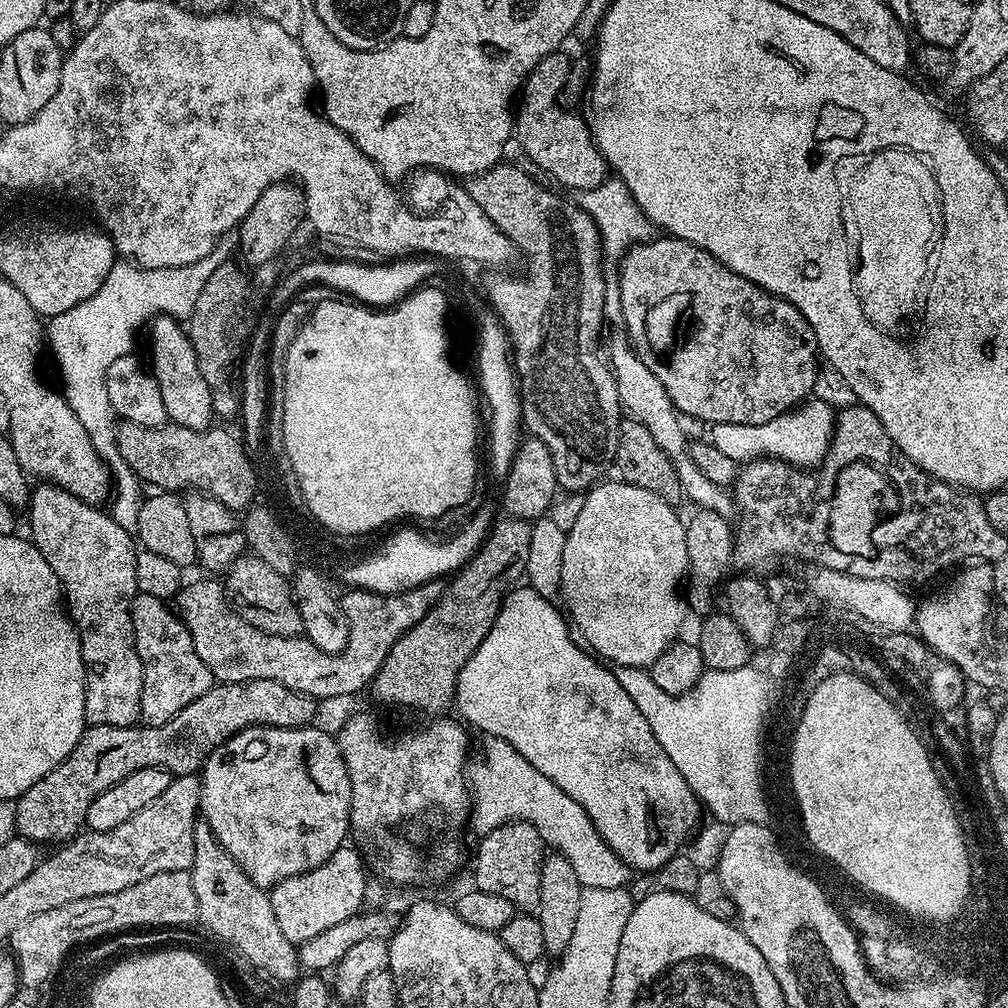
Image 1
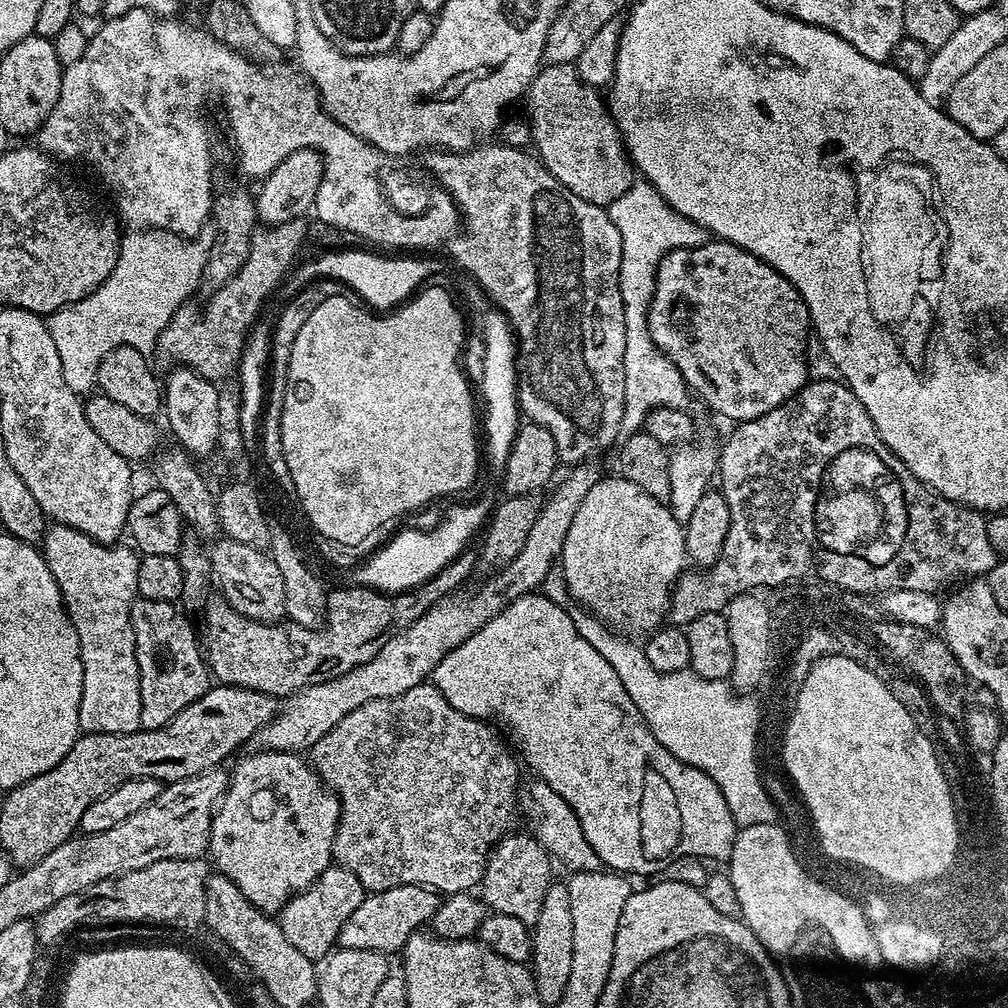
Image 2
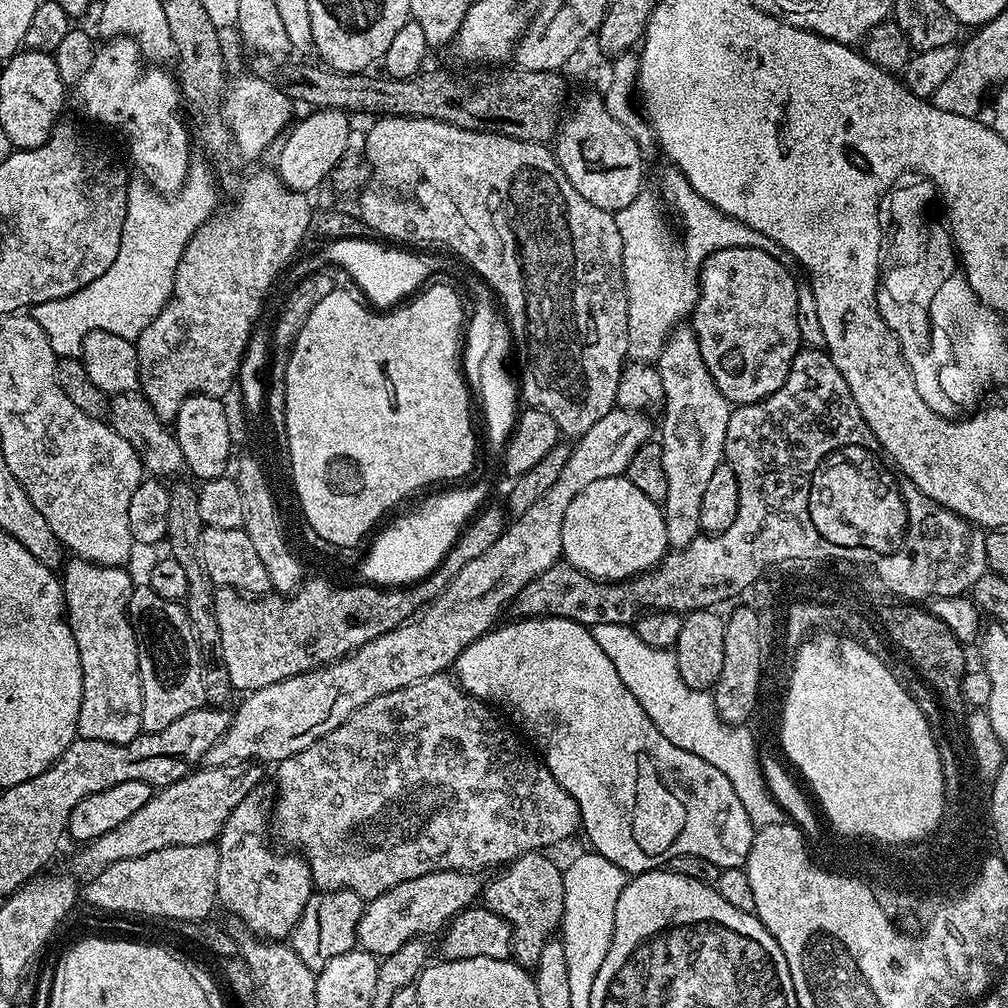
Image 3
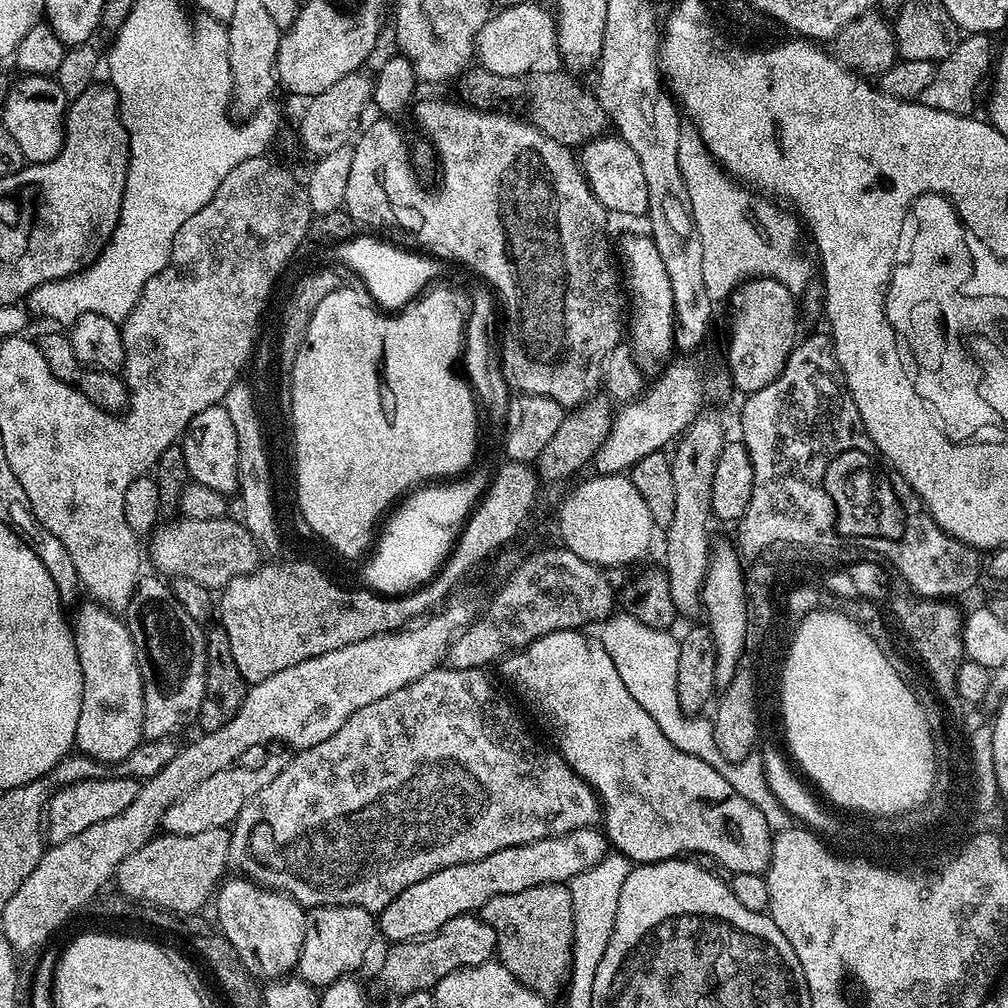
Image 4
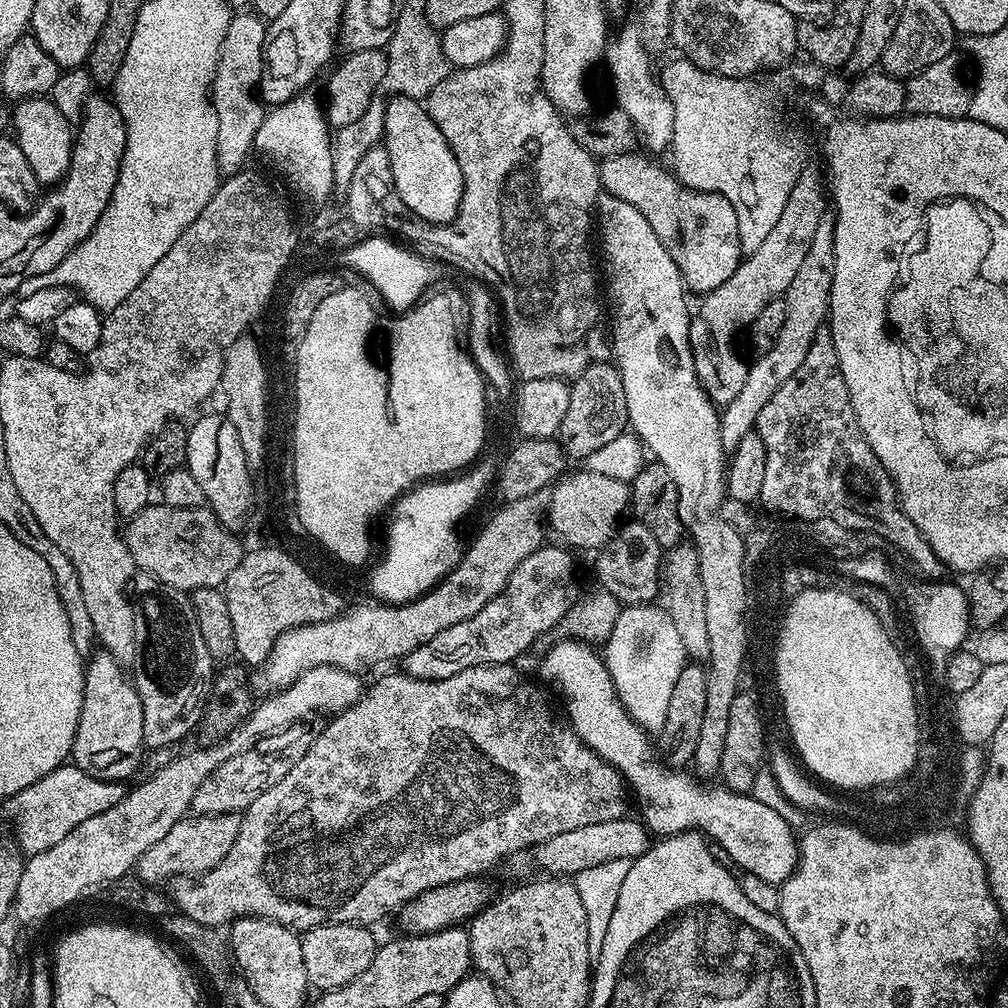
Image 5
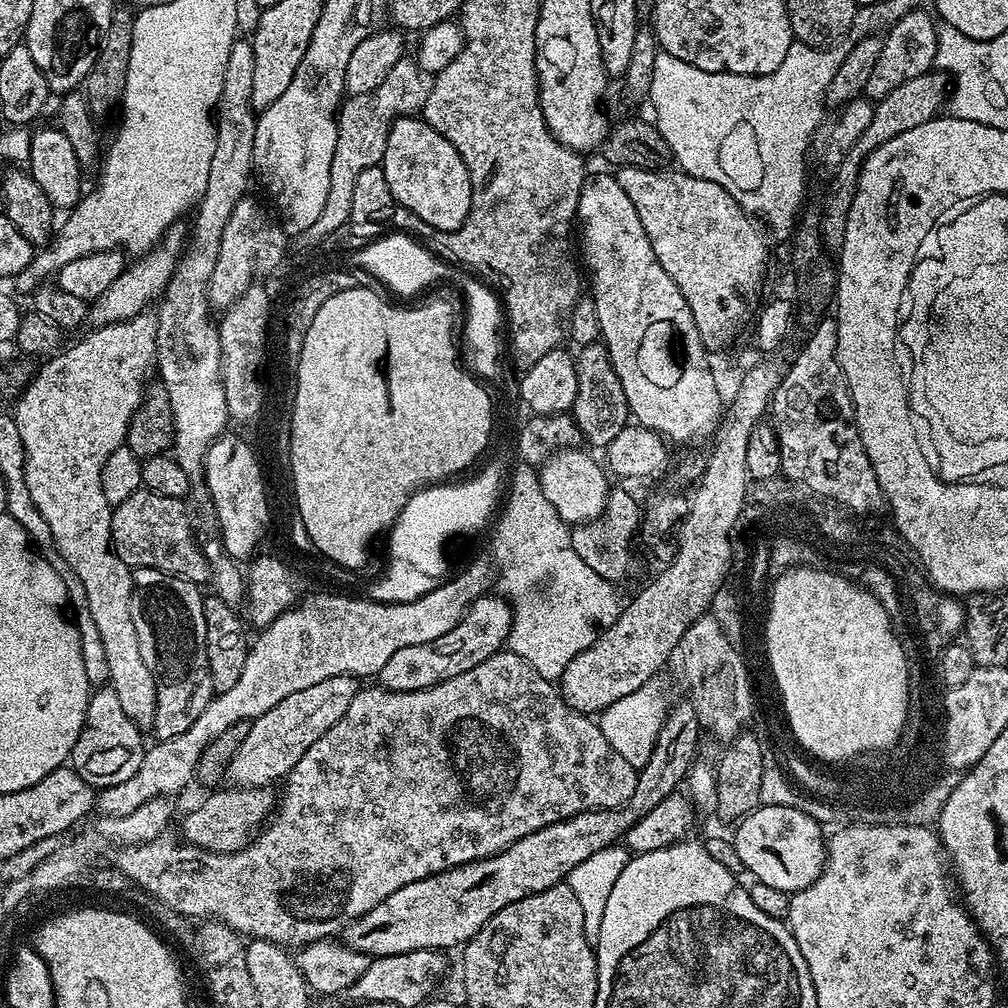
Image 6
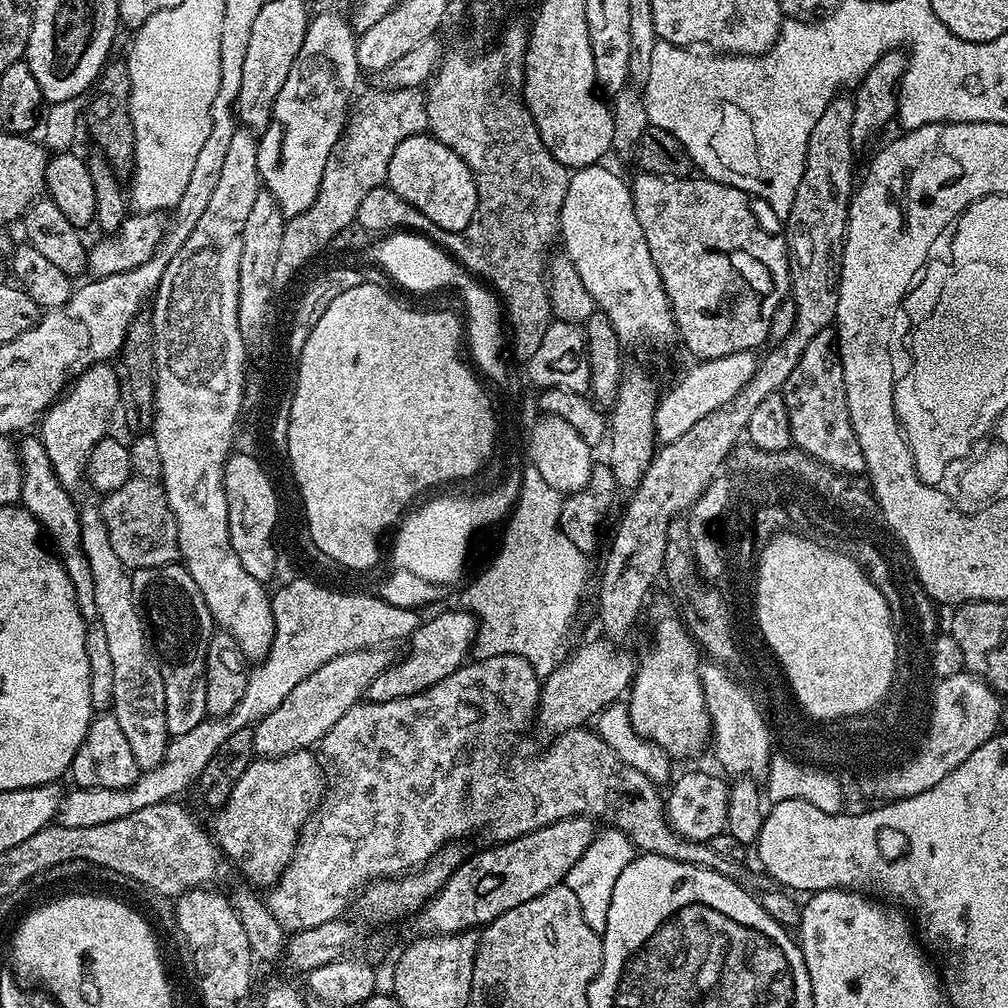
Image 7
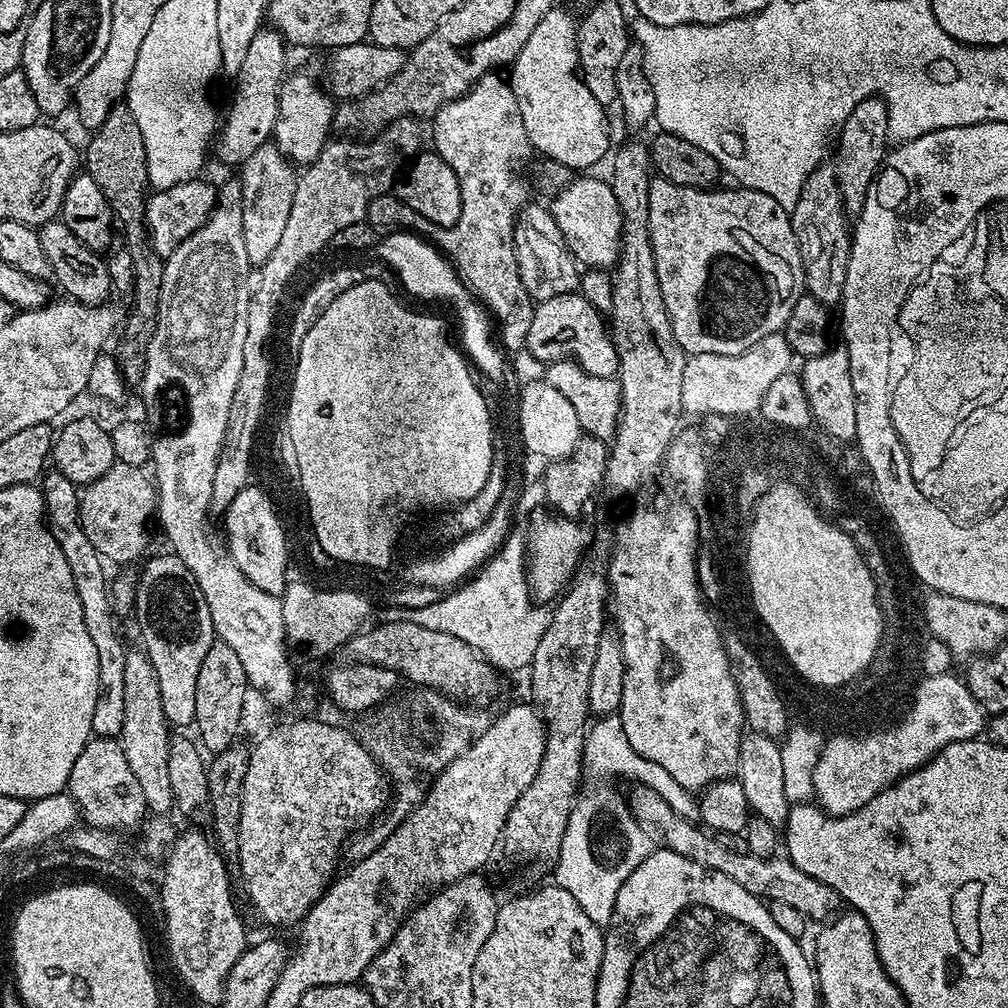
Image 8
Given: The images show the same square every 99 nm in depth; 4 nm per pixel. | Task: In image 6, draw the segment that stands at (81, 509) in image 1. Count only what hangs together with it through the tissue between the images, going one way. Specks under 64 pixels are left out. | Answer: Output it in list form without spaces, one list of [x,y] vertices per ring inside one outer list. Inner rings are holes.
[[[105,686],[95,689],[88,697],[86,718],[78,734],[78,742],[74,742],[72,747],[70,767],[94,790],[118,786],[118,782],[126,782],[126,778],[142,766],[146,743],[140,736],[143,736],[142,729],[126,718],[126,710],[122,710],[113,688]]]

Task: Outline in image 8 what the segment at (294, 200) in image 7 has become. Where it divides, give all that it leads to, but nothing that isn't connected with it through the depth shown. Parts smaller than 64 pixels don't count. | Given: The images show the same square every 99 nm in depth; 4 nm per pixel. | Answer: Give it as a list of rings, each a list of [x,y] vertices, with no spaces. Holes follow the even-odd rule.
[[[296,72],[280,85],[280,105],[274,143],[283,156],[287,156],[296,166],[308,166],[316,160],[325,144],[330,140],[328,130],[332,126],[331,95],[324,96],[325,89],[308,72]]]

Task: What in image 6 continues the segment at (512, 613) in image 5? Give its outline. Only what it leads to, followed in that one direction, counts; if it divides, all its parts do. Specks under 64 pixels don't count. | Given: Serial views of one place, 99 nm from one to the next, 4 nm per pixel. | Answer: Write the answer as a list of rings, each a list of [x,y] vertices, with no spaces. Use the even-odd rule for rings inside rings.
[[[499,594],[479,596],[472,603],[467,616],[458,622],[458,626],[454,626],[454,630],[442,634],[442,638],[396,651],[394,658],[390,658],[390,662],[386,662],[378,673],[379,687],[395,692],[413,692],[438,686],[446,682],[446,678],[454,678],[454,674],[466,674],[466,670],[474,670],[478,662],[486,662],[486,658],[507,645],[511,624],[512,607],[508,601]]]

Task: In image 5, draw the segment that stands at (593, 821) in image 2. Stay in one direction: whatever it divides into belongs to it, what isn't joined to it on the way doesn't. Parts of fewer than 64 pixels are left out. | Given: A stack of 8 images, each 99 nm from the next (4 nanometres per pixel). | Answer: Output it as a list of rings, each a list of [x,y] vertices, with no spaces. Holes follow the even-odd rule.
[[[563,639],[545,654],[544,661],[540,664],[540,672],[546,679],[556,683],[556,688],[564,699],[564,708],[568,711],[567,723],[576,731],[581,742],[587,744],[590,750],[594,750],[594,754],[598,754],[610,766],[614,766],[623,776],[631,795],[632,792],[636,795],[636,804],[640,807],[638,816],[648,832],[656,838],[677,836],[679,832],[697,831],[707,834],[713,841],[720,843],[730,854],[734,864],[745,872],[758,874],[758,878],[766,878],[766,882],[777,886],[783,884],[796,868],[798,859],[798,836],[790,826],[786,826],[786,818],[770,810],[770,806],[758,802],[751,794],[732,792],[723,786],[703,788],[702,785],[696,784],[700,782],[695,775],[687,776],[687,771],[673,770],[667,763],[661,762],[653,741],[652,744],[648,741],[651,740],[649,733],[639,728],[622,706],[603,655],[591,643],[578,639]]]

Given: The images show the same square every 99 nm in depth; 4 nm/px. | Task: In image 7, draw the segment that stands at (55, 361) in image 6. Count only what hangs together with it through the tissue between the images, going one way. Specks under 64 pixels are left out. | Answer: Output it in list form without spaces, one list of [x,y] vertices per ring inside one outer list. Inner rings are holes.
[[[101,362],[83,369],[67,385],[60,399],[44,413],[38,424],[38,435],[46,446],[46,454],[54,466],[58,482],[62,482],[64,488],[76,490],[80,480],[82,484],[90,454],[96,443],[109,435],[108,419],[112,416],[112,408],[114,412],[119,402],[120,387],[116,369],[111,363]],[[85,507],[81,511],[80,541],[86,562],[90,562],[90,574],[94,574],[94,602],[98,605],[98,618],[102,618],[102,630],[106,630],[110,658],[114,661],[114,694],[110,712],[118,718],[122,734],[130,738],[134,762],[141,770],[147,770],[162,762],[170,739],[166,726],[166,690],[162,690],[162,674],[148,643],[144,618],[140,615],[136,593],[132,590],[132,572],[122,562],[122,558],[114,554],[114,546],[110,546],[110,536],[100,517],[99,507]]]

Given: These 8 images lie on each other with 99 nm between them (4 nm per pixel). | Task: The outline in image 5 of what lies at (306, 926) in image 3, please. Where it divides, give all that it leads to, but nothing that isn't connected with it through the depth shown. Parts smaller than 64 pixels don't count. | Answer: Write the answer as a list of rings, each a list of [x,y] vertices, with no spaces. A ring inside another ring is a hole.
[[[319,924],[300,936],[302,942],[302,962],[306,962],[306,978],[316,990],[341,988],[346,982],[354,982],[370,962],[378,940],[372,937],[373,929],[363,924]]]

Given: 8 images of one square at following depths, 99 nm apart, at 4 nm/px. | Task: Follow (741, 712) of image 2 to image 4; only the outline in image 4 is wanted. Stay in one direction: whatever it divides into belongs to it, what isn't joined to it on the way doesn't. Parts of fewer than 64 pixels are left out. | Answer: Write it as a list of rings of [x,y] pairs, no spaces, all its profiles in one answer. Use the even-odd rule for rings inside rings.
[[[620,610],[608,617],[599,625],[598,639],[603,644],[606,654],[614,658],[614,666],[621,676],[622,682],[626,682],[626,690],[630,690],[631,696],[638,701],[638,706],[658,722],[658,730],[674,742],[678,750],[682,750],[691,756],[702,758],[714,770],[718,770],[766,818],[766,826],[769,833],[785,832],[794,827],[793,816],[786,808],[780,808],[771,796],[772,791],[766,782],[766,775],[760,764],[747,764],[741,768],[731,768],[724,765],[720,755],[714,747],[714,733],[711,729],[711,722],[700,714],[689,714],[682,710],[678,702],[678,650],[680,641],[671,631],[646,626],[646,622],[638,622],[630,613]]]

